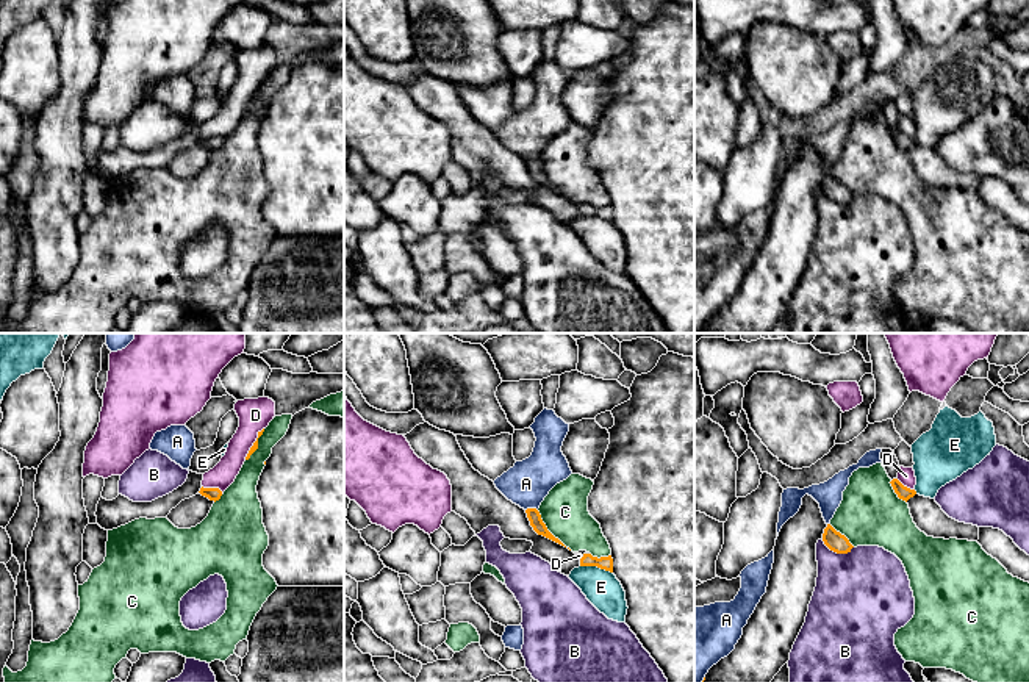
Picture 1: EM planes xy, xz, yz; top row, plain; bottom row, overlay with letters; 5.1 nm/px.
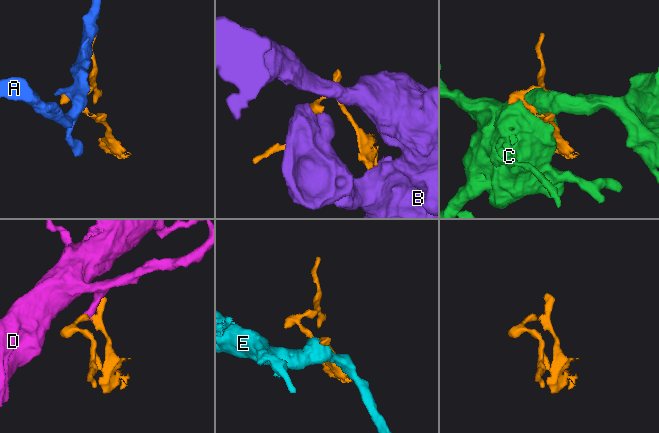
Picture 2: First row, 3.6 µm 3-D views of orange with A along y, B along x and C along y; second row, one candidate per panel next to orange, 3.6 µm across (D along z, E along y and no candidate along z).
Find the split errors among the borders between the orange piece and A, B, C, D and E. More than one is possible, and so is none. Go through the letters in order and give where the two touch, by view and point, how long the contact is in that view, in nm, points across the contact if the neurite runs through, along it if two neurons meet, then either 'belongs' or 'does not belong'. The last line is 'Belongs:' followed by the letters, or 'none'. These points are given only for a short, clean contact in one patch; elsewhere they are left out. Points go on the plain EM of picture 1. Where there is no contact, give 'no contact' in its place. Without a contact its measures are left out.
A: meets orange in xz at (530, 158); contact 60 nm long; does not belong
B: meets orange in yz at (837, 202); contact 180 nm long; does not belong
C: meets orange in xz at (549, 182); contact 280 nm long; does not belong
D: meets orange in xy at (213, 138); contact 120 nm long; belongs
E: meets orange in xz at (596, 215); contact 170 nm long; does not belong
Belongs: D

